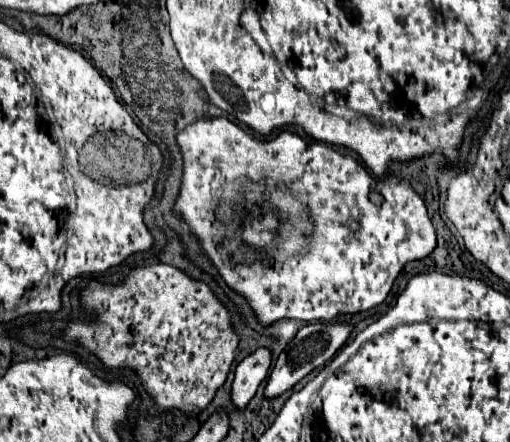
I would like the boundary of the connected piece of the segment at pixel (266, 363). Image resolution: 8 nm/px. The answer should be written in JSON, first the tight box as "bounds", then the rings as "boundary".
{"bounds":[232,348,272,408],"boundary":[[[258,348],[236,366],[236,378],[232,384],[232,402],[236,408],[244,408],[252,400],[260,382],[266,378],[270,364],[272,352],[268,348]]]}

